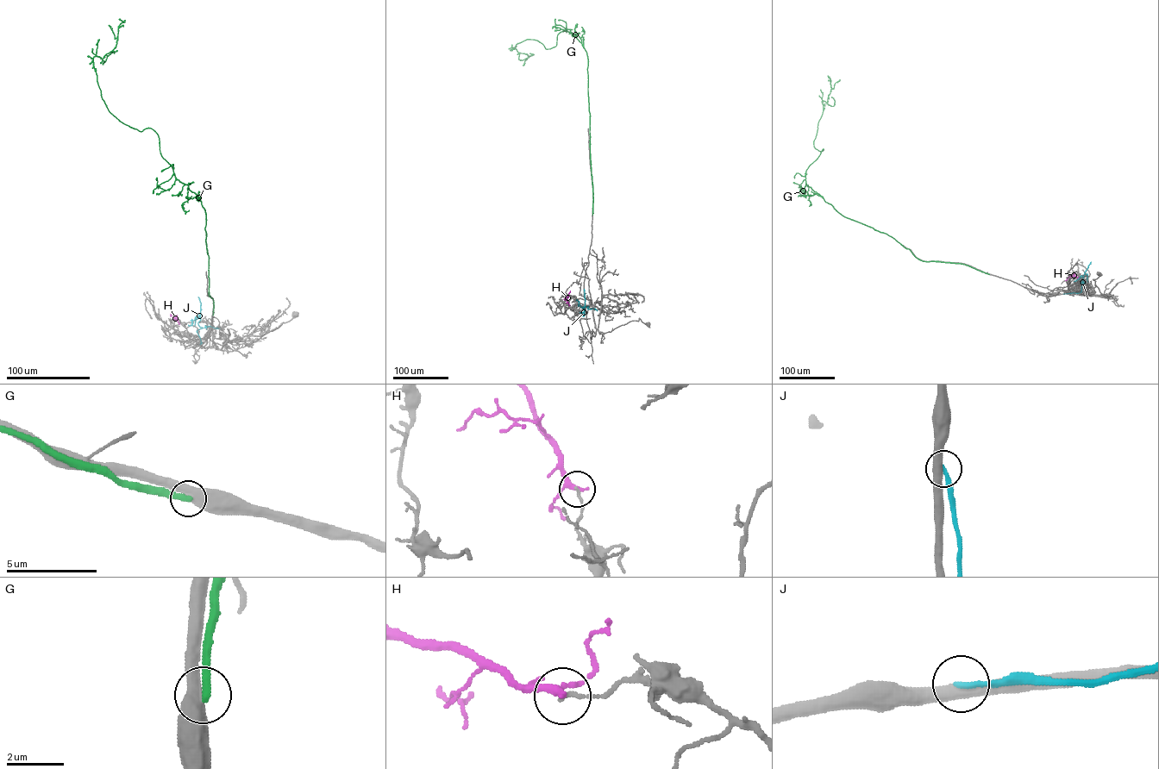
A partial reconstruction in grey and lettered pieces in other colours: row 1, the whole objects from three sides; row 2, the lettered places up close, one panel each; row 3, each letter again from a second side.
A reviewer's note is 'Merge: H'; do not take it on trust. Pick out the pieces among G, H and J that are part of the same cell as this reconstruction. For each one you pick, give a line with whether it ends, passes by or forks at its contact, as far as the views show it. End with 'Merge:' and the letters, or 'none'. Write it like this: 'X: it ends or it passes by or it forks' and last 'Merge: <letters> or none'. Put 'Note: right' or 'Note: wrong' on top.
Note: wrong
Merge: none

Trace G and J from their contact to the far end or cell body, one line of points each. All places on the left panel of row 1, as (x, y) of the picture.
G: (212, 315), (201, 202), (176, 178), (157, 134), (120, 121), (101, 95), (93, 58), (115, 46), (119, 19)
J: (200, 344), (202, 342), (197, 331), (202, 328), (197, 323), (200, 317), (195, 317), (191, 324), (188, 325)

